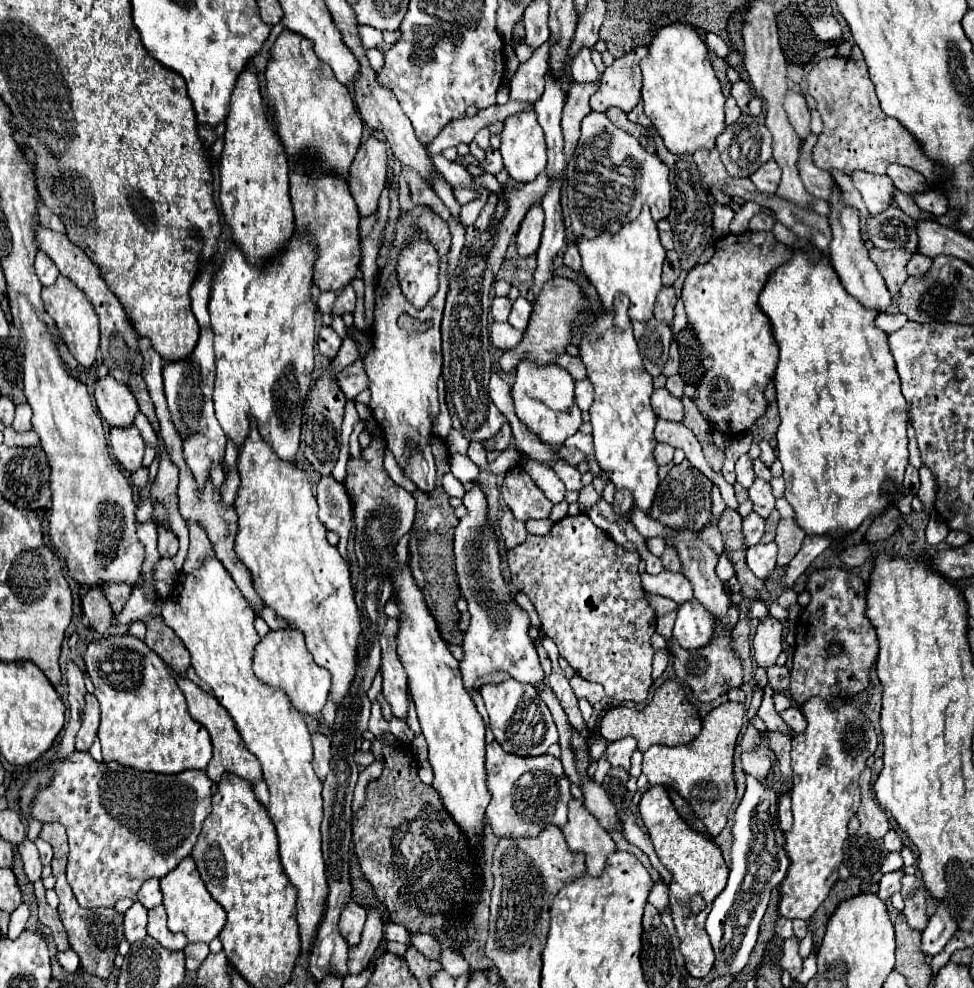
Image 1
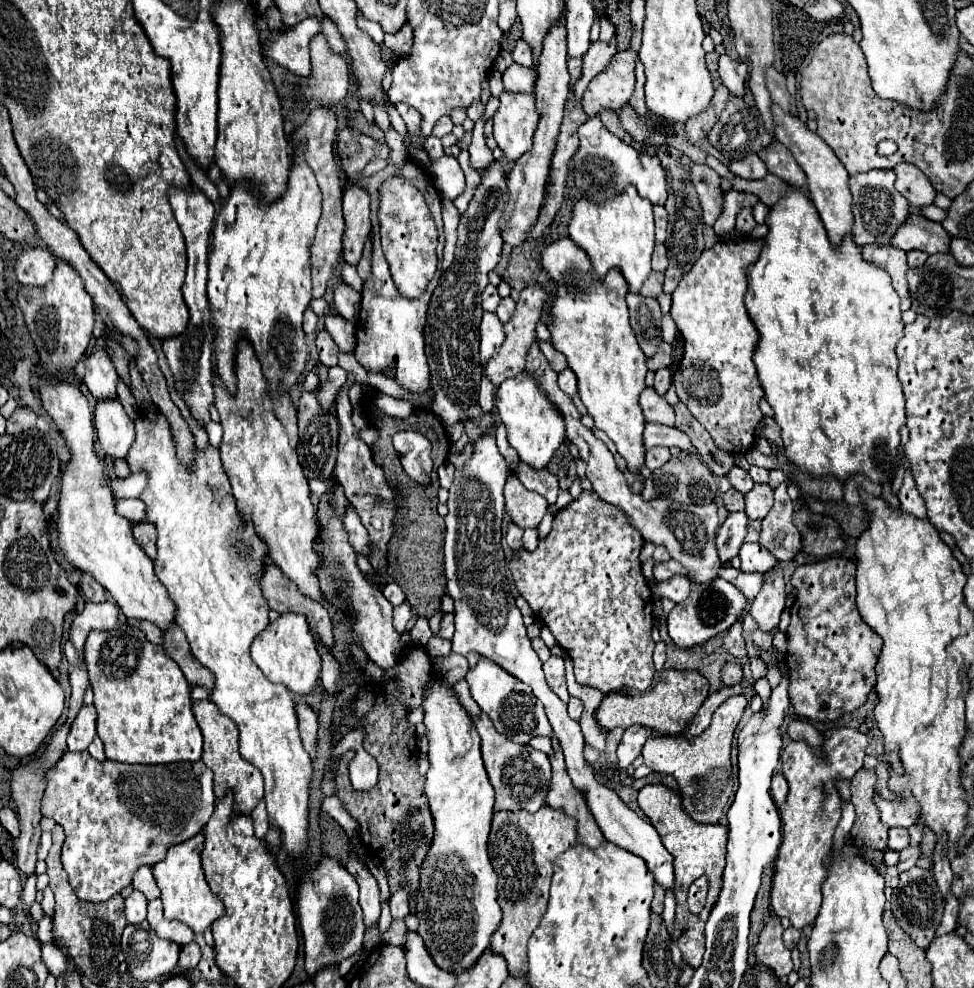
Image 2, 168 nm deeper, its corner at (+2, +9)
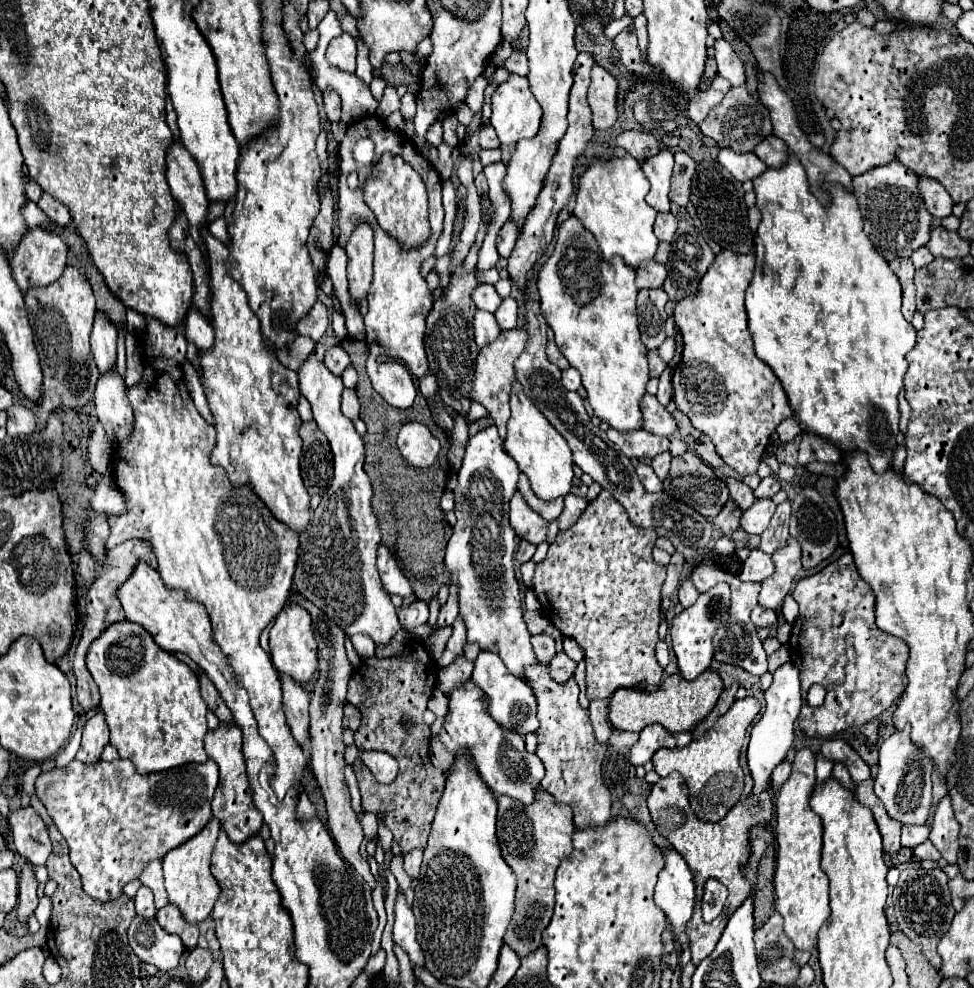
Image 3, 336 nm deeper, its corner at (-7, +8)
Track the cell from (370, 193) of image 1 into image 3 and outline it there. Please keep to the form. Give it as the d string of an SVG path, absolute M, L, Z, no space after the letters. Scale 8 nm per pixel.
M357 224L347 246L347 282L351 300L361 306L371 286L373 274L373 230L369 224Z

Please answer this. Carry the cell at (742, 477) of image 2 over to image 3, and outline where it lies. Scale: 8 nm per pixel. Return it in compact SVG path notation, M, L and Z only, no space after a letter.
M727 478L725 482L727 482L727 488L729 488L729 498L737 504L739 510L747 510L755 500L753 490L747 484L743 484L743 482L735 480L735 478Z

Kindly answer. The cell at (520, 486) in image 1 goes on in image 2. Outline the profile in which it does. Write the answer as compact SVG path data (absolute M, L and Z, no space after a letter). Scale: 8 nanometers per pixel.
M510 473L508 483L504 485L504 497L506 513L518 527L536 527L548 509L546 499L534 491L528 491L514 473Z

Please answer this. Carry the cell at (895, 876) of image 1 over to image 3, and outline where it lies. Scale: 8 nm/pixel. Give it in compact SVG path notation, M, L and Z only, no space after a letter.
M925 840L925 842L919 844L917 848L913 848L913 854L915 854L917 858L921 858L921 860L939 860L939 858L941 858L939 850L931 844L931 840Z

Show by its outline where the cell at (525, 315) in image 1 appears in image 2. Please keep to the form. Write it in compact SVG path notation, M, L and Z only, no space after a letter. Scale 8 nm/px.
M504 297L504 299L500 301L500 307L496 309L496 315L500 317L502 323L508 323L508 319L512 319L514 311L516 311L516 301L514 301L512 297Z

